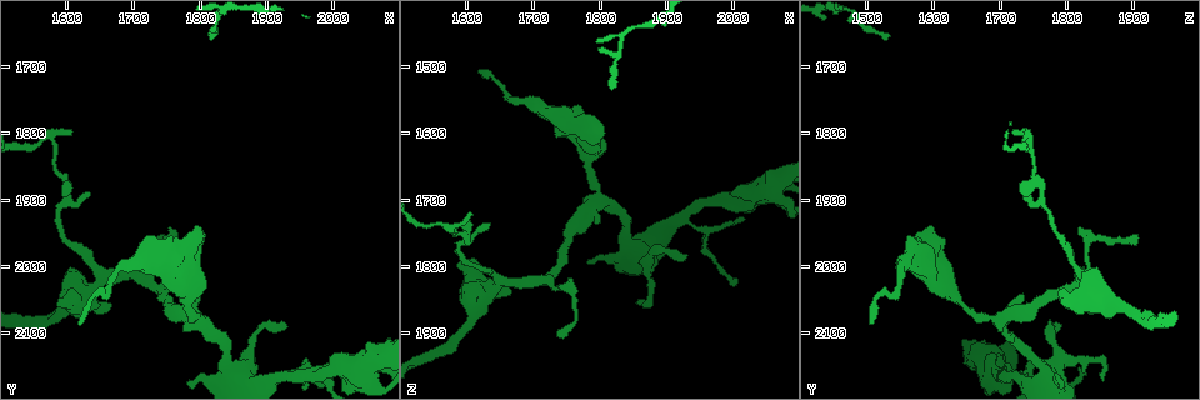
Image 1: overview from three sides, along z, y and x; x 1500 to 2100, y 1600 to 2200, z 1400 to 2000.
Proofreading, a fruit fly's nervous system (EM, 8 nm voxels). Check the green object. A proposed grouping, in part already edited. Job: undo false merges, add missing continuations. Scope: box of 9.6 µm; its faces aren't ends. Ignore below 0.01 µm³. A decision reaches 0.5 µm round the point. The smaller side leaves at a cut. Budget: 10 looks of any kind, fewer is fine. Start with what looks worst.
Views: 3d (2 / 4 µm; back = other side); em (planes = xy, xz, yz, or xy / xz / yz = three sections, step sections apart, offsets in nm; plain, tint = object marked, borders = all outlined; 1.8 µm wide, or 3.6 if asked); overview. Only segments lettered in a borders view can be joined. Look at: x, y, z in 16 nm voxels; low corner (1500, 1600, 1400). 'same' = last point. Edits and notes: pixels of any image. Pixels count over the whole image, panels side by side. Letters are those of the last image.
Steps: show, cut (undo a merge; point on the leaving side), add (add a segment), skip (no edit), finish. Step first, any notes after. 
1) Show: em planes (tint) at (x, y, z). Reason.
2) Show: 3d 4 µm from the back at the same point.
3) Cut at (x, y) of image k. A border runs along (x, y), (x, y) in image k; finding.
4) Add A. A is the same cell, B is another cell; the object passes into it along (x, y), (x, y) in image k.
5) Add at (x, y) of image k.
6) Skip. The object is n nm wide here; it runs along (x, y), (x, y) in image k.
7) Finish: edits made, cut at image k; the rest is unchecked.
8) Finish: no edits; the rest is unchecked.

Show: em 3.6 µm planes (plain) at (1635, 2040, 1835). Abrupt turn.

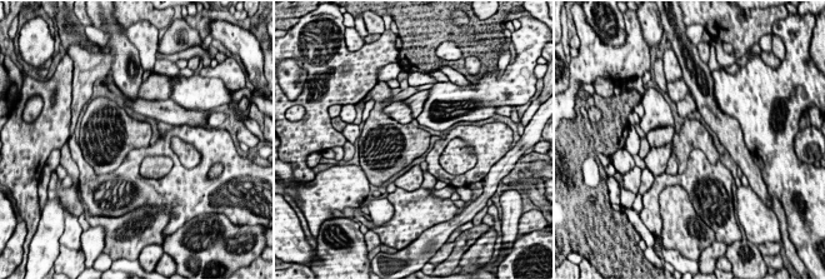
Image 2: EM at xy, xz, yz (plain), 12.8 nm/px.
Show: em 3.6 µm planes (borders) at the same point.

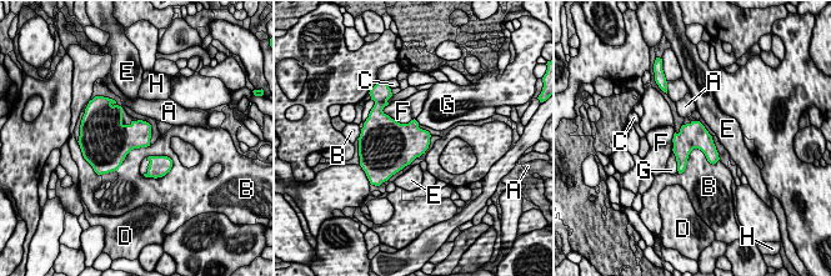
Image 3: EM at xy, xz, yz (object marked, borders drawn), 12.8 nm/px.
Skip. The longest contact is with B, 550 nm; A, B, C, D, E, F, G and H are other cells; a border runs along (719, 159), (694, 149), (677, 172) in image 3; continuous, no second neuron.

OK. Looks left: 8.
Show: 3d 4 µm at (1870, 2160, 1780). Calibre changes.

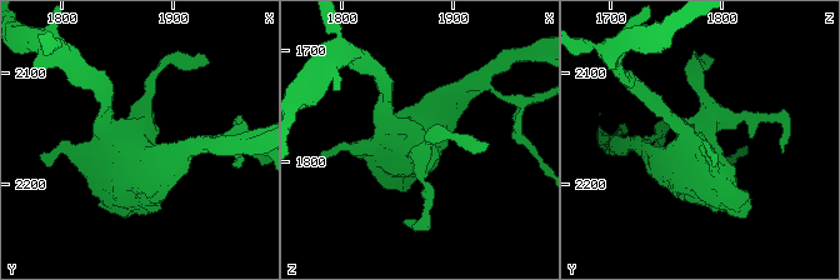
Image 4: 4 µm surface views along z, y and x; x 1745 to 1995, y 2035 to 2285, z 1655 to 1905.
Show: em 3.6 µm xz step 16 (tint) at (1870, 2154, 1782).

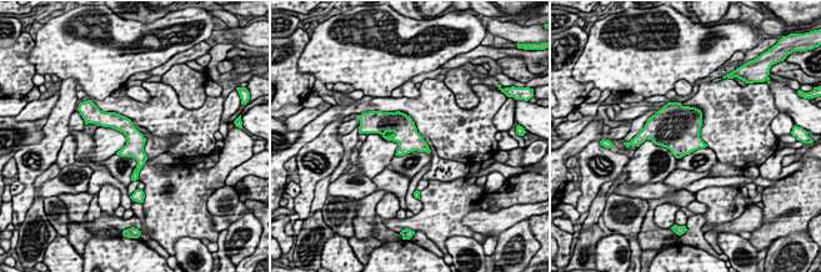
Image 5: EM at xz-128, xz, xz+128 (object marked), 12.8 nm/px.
Show: em 3.6 µm planes (borders) at the same point.

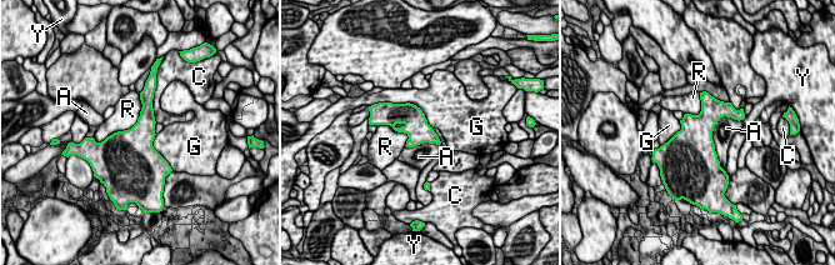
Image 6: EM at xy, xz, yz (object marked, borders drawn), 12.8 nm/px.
Skip. A, C, G, R and Y are other cells; continuous, no second neuron.

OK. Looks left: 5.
Show: em xy step 4 (tint) at (1615, 2085, 1505). Thin end.

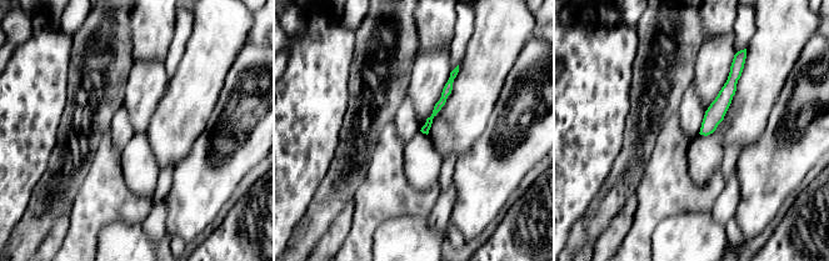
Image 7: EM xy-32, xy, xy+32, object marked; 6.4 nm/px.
Show: em planes (borders) at the same point.

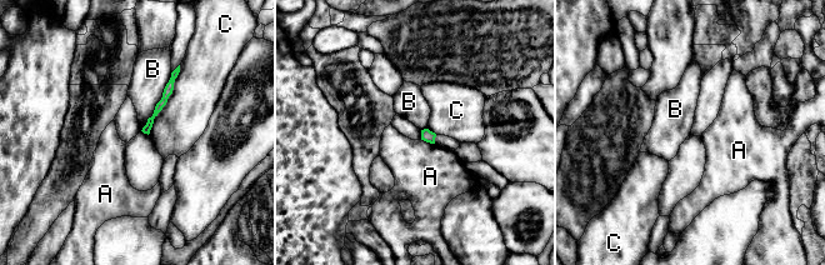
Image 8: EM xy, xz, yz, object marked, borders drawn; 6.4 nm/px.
Skip. A, B and C are other cells; a border runs along (171, 73), (161, 99), (141, 130) in image 8; none of them fits.

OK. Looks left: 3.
Show: em planes (borders) at (1600, 1870, 1755). Abrupt turn.

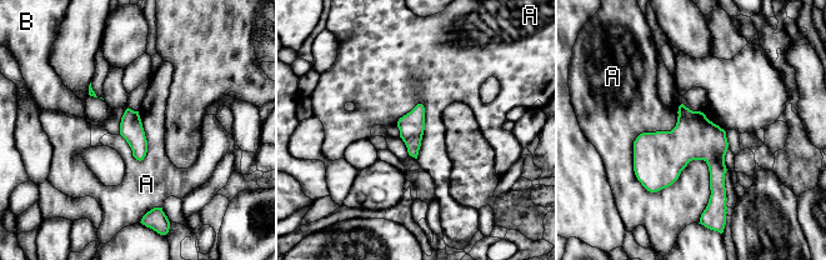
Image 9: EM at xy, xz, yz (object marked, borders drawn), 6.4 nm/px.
Skip. The object is 150 nm wide here; A and B are other cells; continuous, no second neuron.

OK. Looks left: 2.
Finish: no edits; the rest is unchecked.

